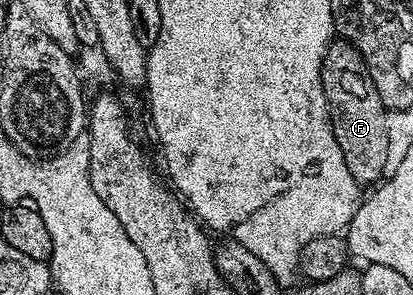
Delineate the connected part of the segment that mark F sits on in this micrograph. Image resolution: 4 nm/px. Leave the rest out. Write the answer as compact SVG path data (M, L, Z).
M336 39L328 46L322 65L321 88L326 95L336 147L342 151L346 167L350 167L350 175L354 175L362 187L379 182L389 168L388 148L392 145L388 138L390 113L384 108L378 87L374 87L374 79L369 75L364 57L348 41Z

